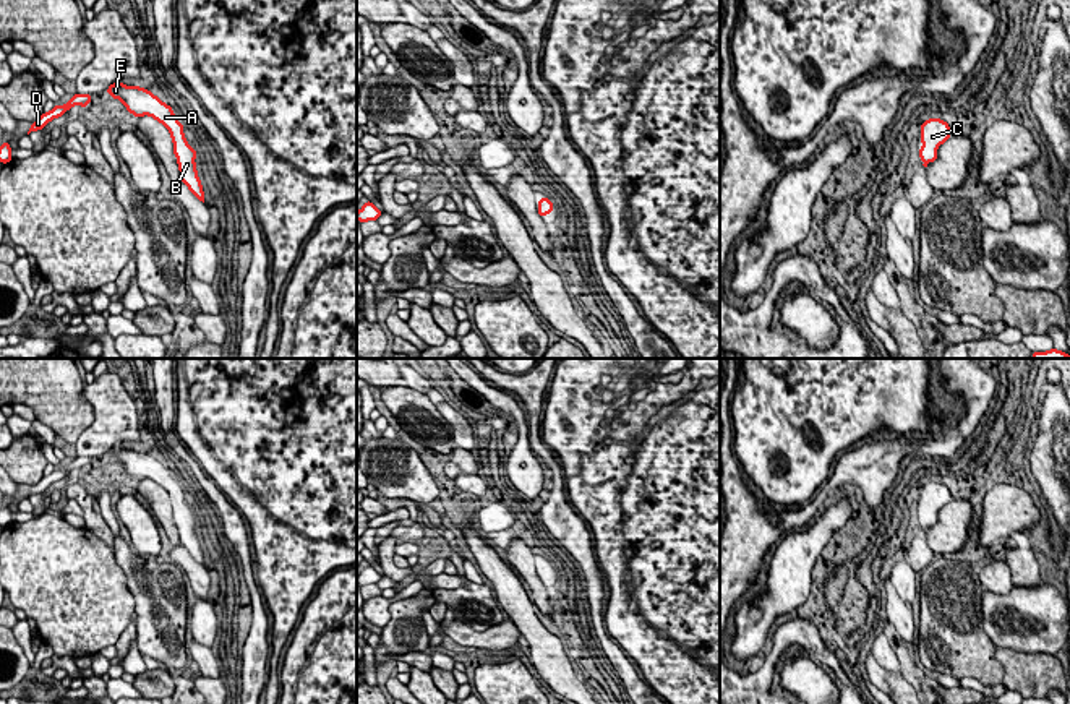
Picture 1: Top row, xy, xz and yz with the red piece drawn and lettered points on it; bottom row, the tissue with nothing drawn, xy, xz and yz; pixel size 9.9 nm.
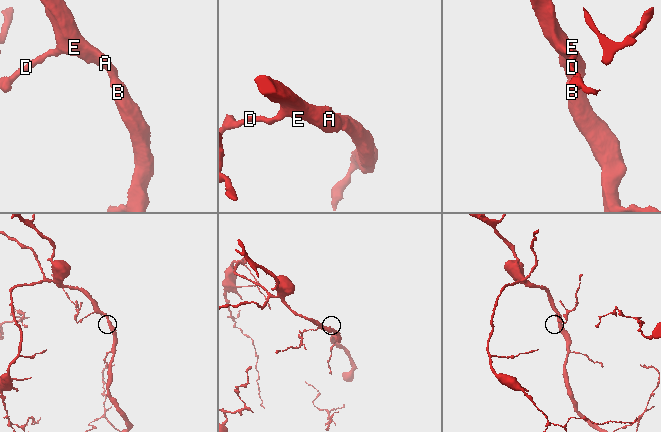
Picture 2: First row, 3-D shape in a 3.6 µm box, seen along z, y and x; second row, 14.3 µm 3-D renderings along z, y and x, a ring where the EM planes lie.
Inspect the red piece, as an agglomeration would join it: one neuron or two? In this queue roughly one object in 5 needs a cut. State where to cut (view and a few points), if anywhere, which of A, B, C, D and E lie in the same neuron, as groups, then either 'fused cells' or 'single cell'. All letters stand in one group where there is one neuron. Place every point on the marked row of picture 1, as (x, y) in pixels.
no cut | A B C D E | single cell

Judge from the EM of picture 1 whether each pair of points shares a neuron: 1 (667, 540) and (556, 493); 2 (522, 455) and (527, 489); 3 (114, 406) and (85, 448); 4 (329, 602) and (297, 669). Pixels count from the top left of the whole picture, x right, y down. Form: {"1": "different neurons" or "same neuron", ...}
{"1": "different neurons", "2": "same neuron", "3": "same neuron", "4": "same neuron"}

